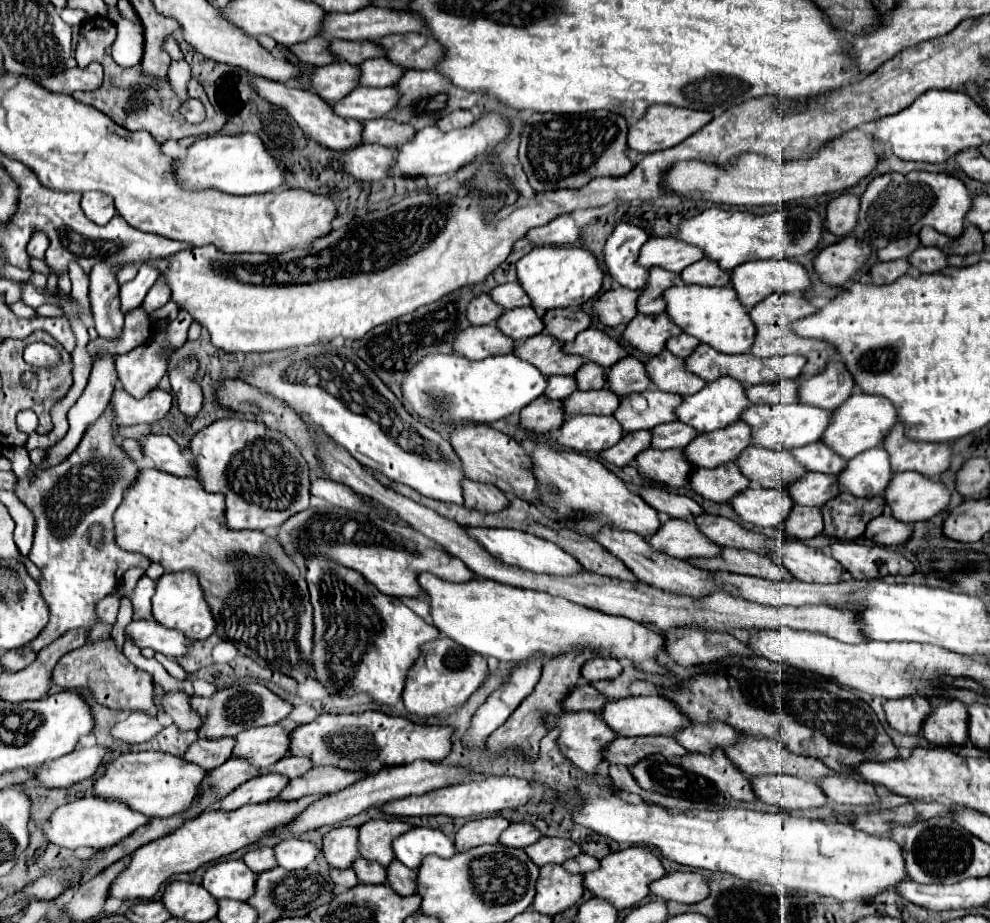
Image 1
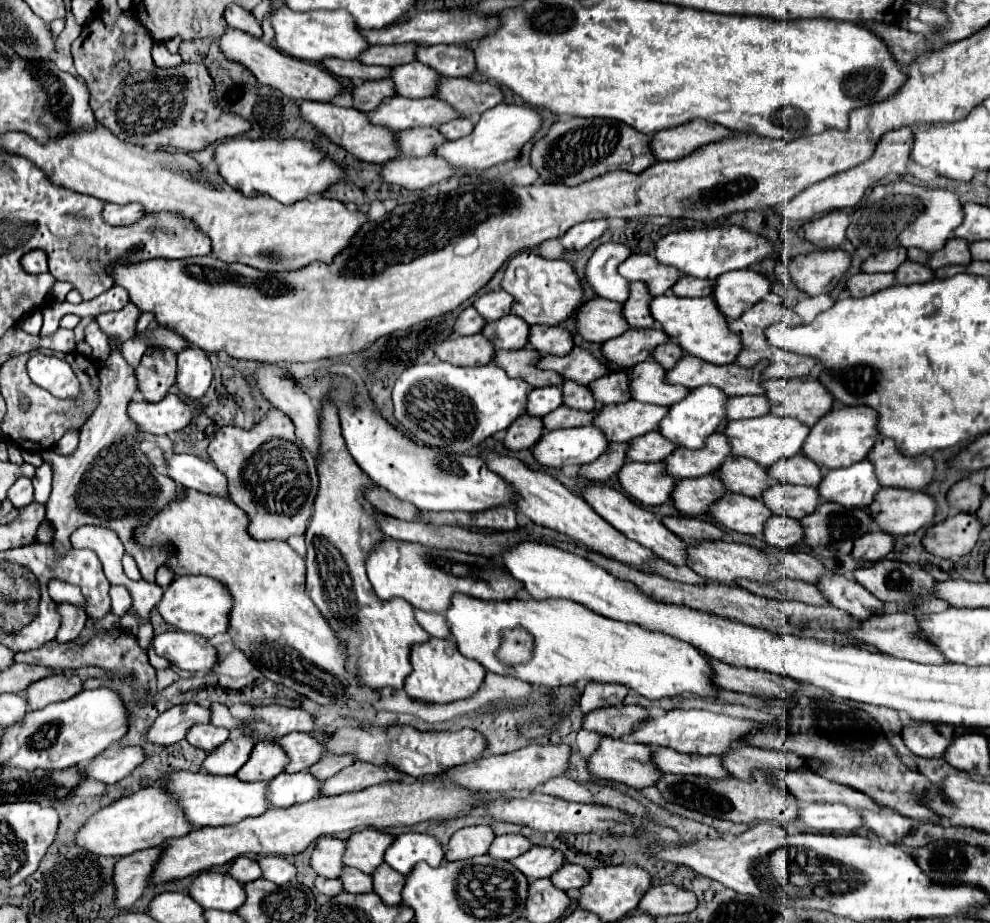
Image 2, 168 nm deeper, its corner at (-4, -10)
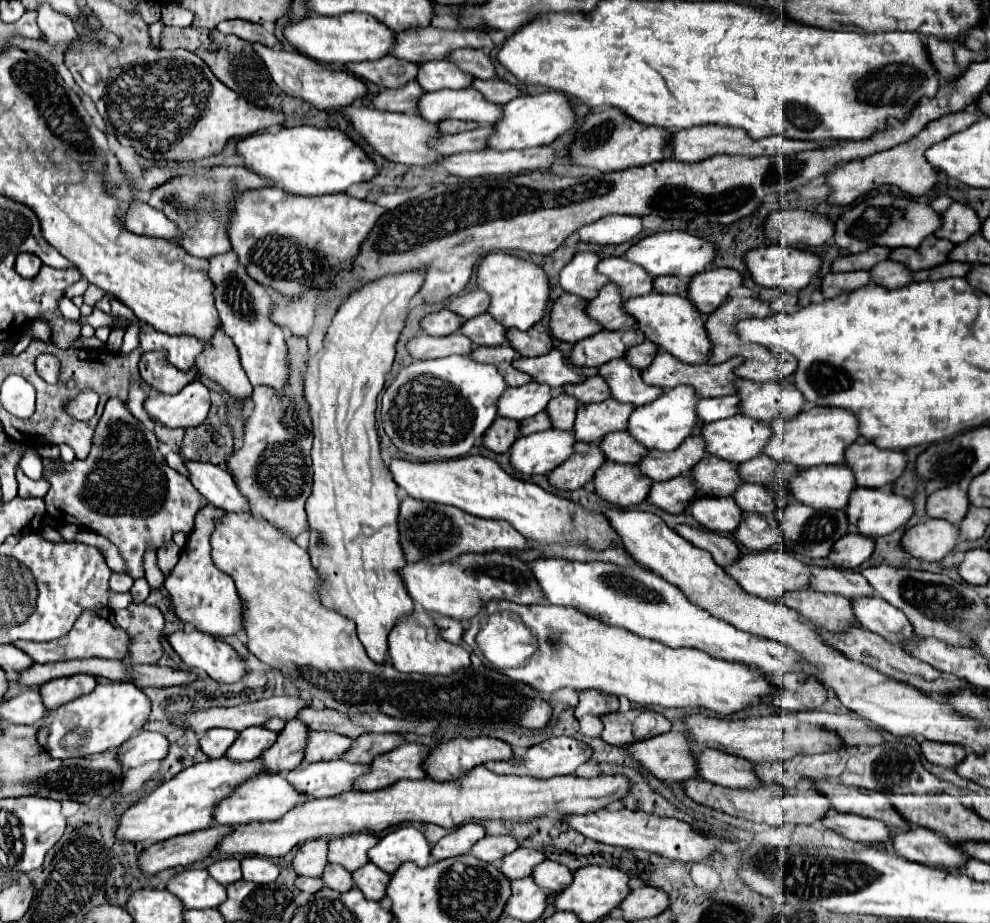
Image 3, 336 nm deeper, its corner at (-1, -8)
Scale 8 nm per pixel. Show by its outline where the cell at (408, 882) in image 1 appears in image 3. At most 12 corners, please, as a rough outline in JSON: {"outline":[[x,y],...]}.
{"outline":[[367,862],[353,872],[355,886],[369,900],[381,900],[389,874]]}

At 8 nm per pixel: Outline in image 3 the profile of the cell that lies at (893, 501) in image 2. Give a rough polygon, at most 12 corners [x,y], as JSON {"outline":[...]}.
{"outline":[[857,488],[847,514],[859,534],[901,528],[913,504],[887,488]]}

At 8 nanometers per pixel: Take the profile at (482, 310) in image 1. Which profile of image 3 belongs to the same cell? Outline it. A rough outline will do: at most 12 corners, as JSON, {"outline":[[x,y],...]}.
{"outline":[[439,310],[421,318],[429,336],[449,336],[459,330],[461,316]]}

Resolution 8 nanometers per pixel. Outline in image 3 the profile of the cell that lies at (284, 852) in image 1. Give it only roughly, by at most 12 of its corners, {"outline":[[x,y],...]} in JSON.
{"outline":[[265,856],[241,860],[243,880],[275,882],[279,868]]}

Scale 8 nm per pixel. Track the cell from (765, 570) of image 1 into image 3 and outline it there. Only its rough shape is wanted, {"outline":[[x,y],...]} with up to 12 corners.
{"outline":[[815,590],[779,598],[815,628],[857,626],[851,600]]}

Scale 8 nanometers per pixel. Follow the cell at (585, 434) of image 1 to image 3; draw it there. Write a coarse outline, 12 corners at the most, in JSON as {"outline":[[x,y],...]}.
{"outline":[[549,428],[509,448],[519,474],[547,474],[573,454],[575,436]]}

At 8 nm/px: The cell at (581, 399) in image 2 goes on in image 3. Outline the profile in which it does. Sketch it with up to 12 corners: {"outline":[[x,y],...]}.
{"outline":[[563,392],[545,412],[557,430],[573,430],[577,400]]}

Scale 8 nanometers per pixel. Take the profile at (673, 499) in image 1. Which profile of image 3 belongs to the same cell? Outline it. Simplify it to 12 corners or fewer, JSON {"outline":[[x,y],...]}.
{"outline":[[677,526],[677,534],[707,550],[717,564],[737,562],[737,544],[721,534]]}

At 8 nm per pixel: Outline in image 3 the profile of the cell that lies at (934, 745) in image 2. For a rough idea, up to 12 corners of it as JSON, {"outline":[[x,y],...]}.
{"outline":[[929,742],[921,750],[931,764],[955,768],[967,754],[961,746]]}

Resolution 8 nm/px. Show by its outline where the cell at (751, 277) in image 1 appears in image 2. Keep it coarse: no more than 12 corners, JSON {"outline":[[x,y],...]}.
{"outline":[[754,270],[716,280],[714,300],[738,320],[770,292],[772,282]]}

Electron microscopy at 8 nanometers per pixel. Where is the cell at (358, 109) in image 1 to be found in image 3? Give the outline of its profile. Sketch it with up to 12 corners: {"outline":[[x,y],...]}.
{"outline":[[473,88],[421,96],[417,114],[439,124],[447,118],[493,126],[501,106]]}

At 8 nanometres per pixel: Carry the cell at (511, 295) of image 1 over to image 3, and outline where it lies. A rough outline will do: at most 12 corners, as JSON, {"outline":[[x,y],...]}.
{"outline":[[467,292],[445,304],[465,320],[483,314],[489,294]]}

